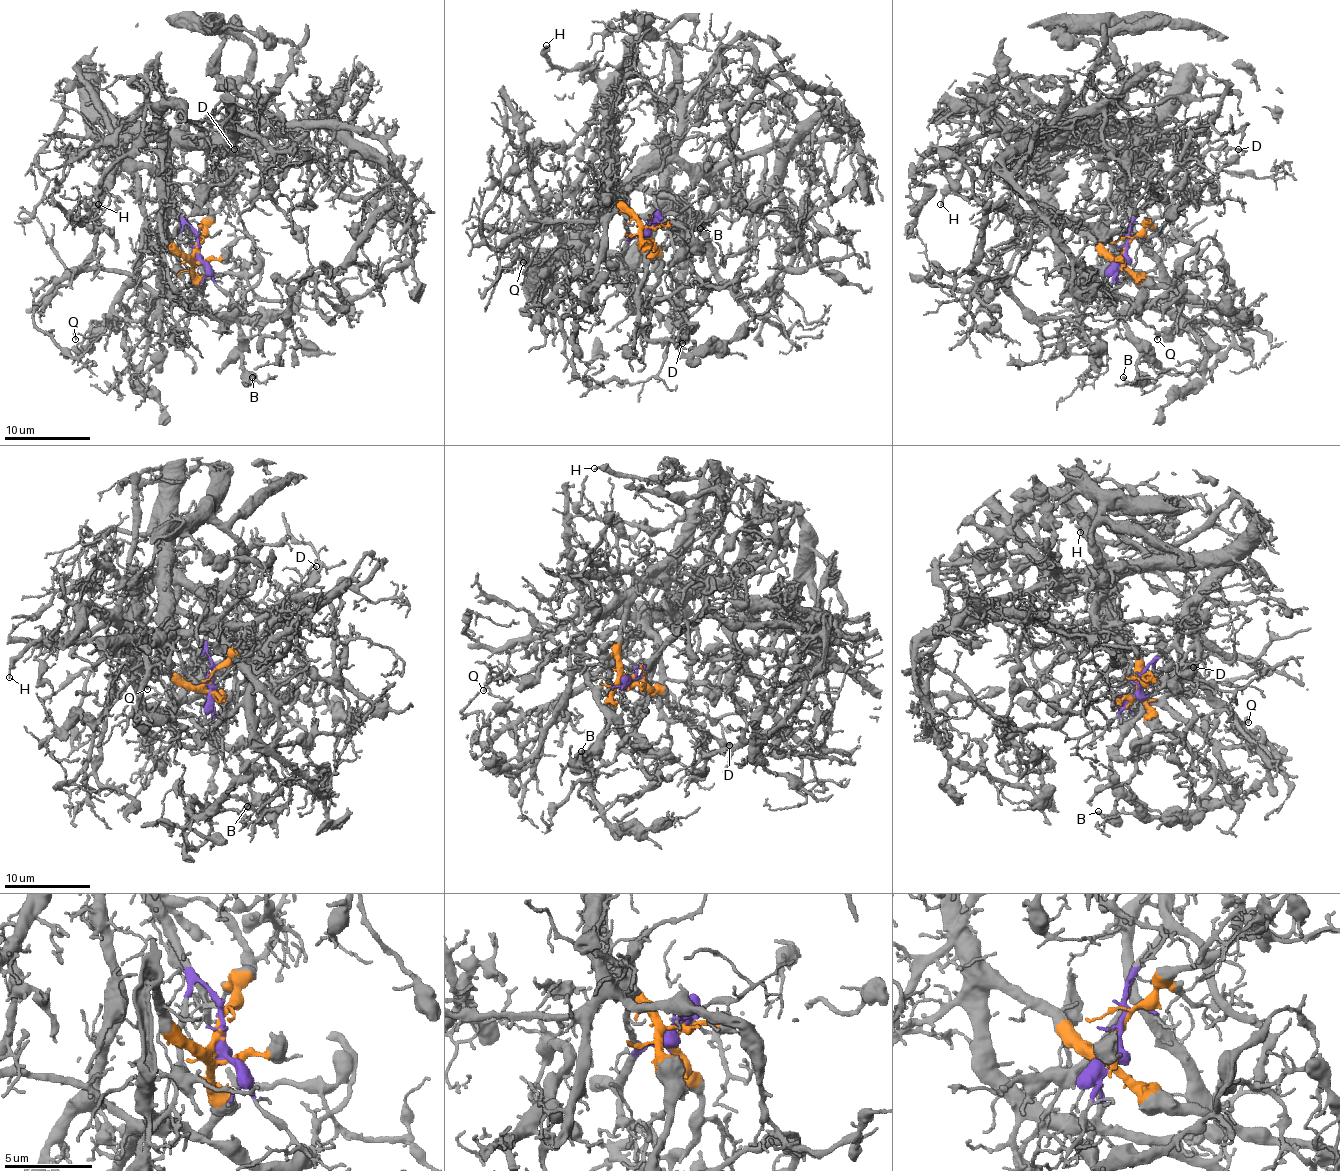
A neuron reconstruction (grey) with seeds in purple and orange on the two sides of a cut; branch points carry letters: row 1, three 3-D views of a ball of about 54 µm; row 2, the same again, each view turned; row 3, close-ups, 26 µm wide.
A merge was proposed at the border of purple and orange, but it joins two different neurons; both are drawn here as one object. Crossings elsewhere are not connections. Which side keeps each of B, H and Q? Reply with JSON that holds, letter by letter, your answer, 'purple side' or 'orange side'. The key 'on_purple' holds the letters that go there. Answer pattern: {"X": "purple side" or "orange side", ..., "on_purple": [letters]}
{"B": "orange side", "H": "orange side", "Q": "purple side", "on_purple": ["Q"]}

